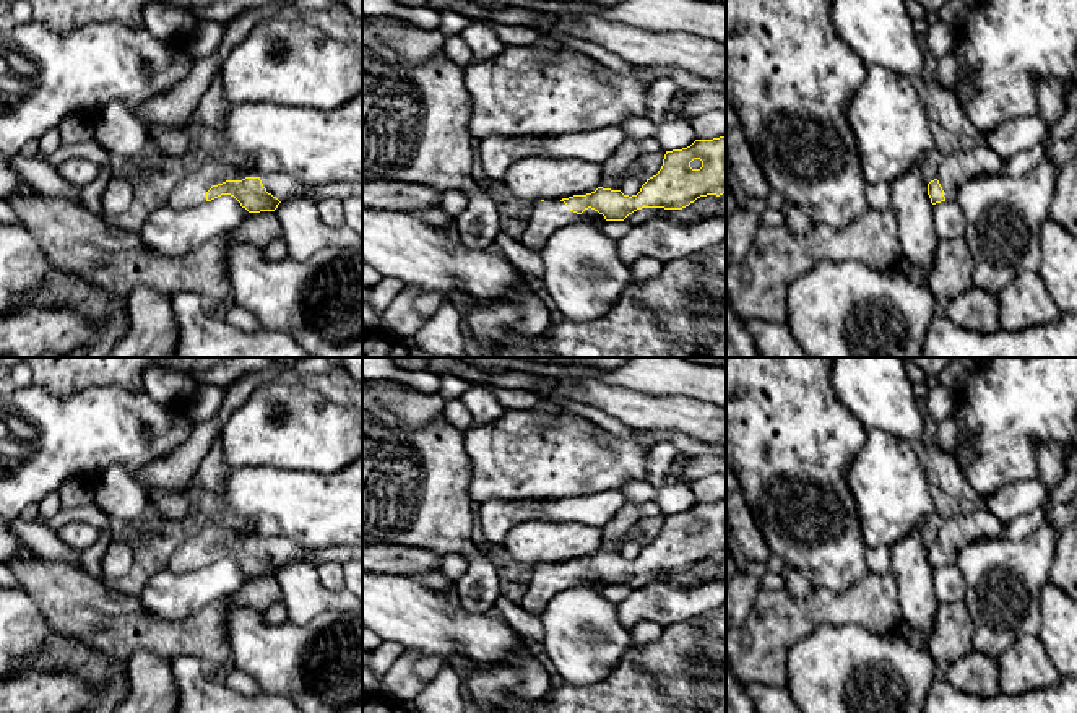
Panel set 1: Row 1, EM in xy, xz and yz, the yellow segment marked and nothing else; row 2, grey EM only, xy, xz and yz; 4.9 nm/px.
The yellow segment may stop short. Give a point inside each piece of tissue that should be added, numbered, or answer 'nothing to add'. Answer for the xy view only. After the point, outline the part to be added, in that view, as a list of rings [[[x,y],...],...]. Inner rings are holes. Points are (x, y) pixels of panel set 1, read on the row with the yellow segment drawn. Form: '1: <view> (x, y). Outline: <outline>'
1: xy (192, 190). Outline: [[[210,161],[175,185],[169,195],[167,205],[174,210],[201,205],[206,201],[206,192],[213,185],[226,180],[242,180],[245,177],[258,177],[266,192],[279,201],[297,197],[310,197],[314,200],[338,198],[341,201],[351,197],[362,197],[362,184],[336,182],[310,187],[286,172],[260,174],[252,161]]]

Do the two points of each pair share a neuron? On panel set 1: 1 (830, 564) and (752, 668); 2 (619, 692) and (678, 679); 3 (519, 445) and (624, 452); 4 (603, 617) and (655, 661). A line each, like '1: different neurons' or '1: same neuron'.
1: different neurons
2: same neuron
3: same neuron
4: different neurons

